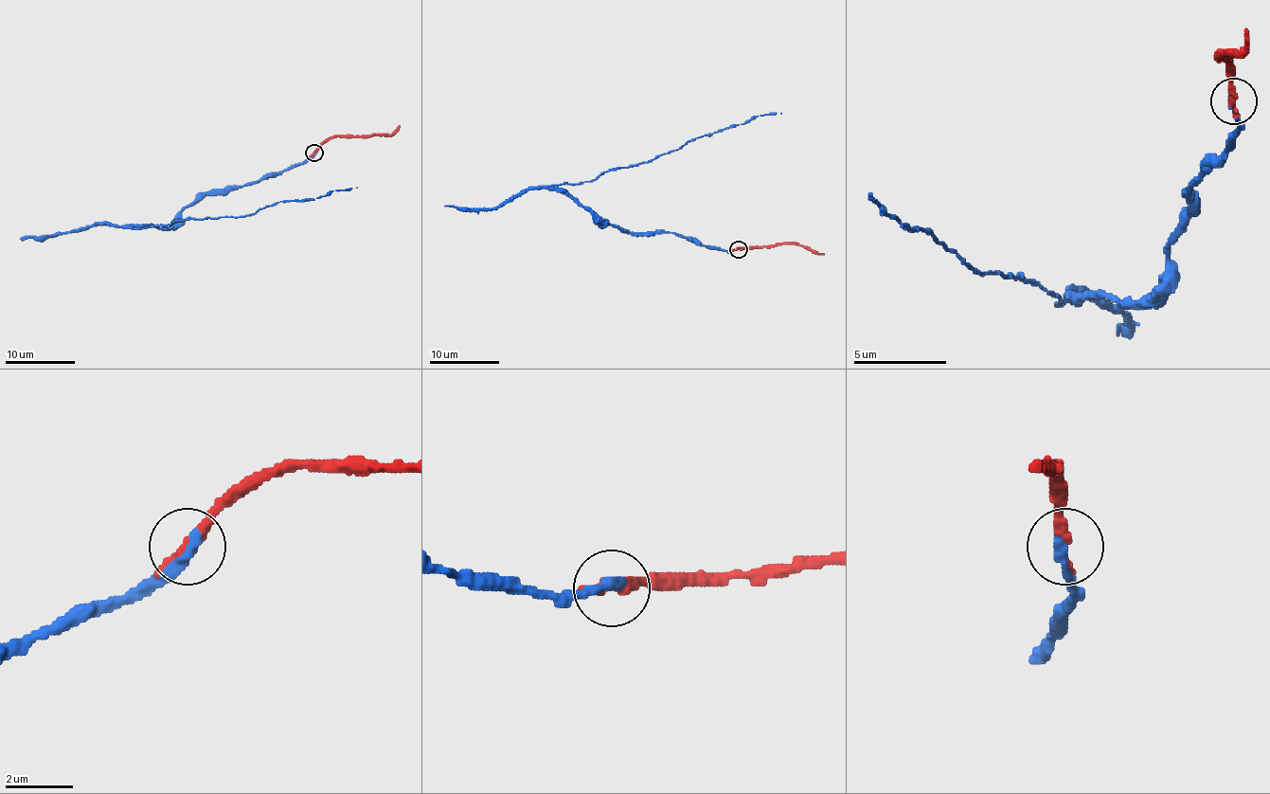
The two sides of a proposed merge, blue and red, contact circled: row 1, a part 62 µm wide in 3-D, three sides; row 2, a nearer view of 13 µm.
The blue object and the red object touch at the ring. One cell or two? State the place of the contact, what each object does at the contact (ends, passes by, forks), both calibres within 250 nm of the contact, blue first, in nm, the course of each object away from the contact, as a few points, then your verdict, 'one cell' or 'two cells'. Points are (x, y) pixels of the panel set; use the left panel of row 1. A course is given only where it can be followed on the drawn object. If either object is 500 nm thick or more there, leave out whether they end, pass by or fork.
(314, 153) | blue ends | red ends | 440/380 nm | blue via (314, 152), (246, 185), (202, 192), (167, 228), (132, 226), (245, 216), (279, 201), (356, 187) | red via (314, 152), (335, 136), (389, 135), (400, 126) | one cell

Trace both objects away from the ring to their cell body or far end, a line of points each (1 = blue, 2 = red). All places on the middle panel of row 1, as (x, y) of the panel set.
1: (739, 249), (707, 247), (670, 232), (626, 232), (601, 224), (556, 187), (638, 166), (756, 116), (780, 114)
2: (739, 249), (801, 244), (824, 255)

